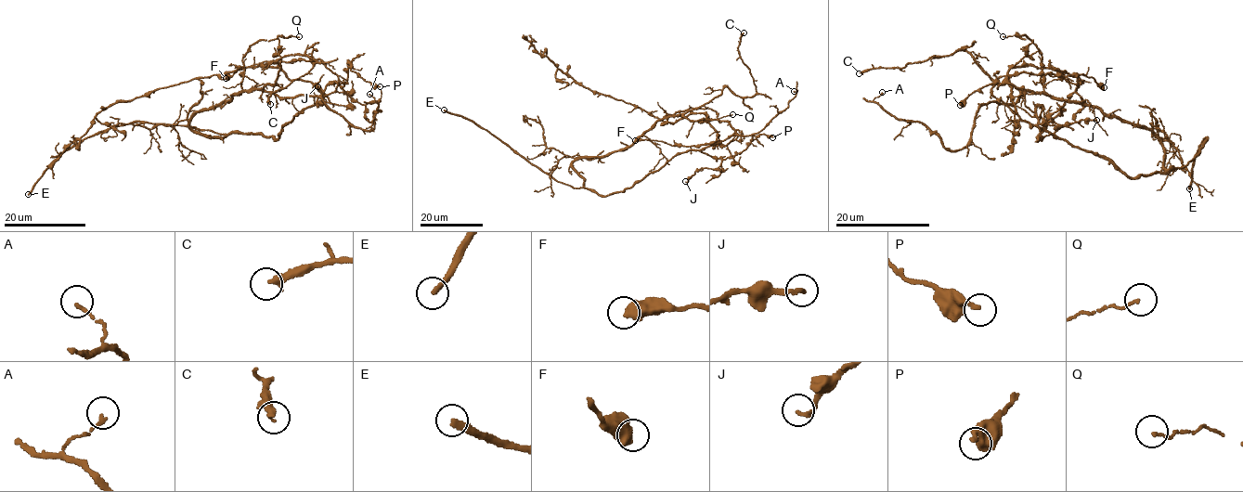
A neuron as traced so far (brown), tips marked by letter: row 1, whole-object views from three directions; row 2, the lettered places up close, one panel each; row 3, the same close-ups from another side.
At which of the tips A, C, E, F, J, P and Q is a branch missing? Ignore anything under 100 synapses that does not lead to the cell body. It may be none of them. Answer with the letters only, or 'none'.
E

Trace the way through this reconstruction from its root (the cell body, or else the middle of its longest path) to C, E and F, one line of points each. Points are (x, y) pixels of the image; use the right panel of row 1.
C: (1141, 176), (1174, 168), (1163, 168), (1162, 145), (1150, 130), (1001, 85), (965, 46), (859, 73)
E: (1141, 176), (1185, 165), (1199, 155), (1209, 138), (1207, 136), (1195, 158), (1189, 188)
F: (1141, 176), (1129, 176), (1101, 156), (1026, 122), (990, 92), (997, 79), (1026, 71), (1084, 73), (1104, 87)

